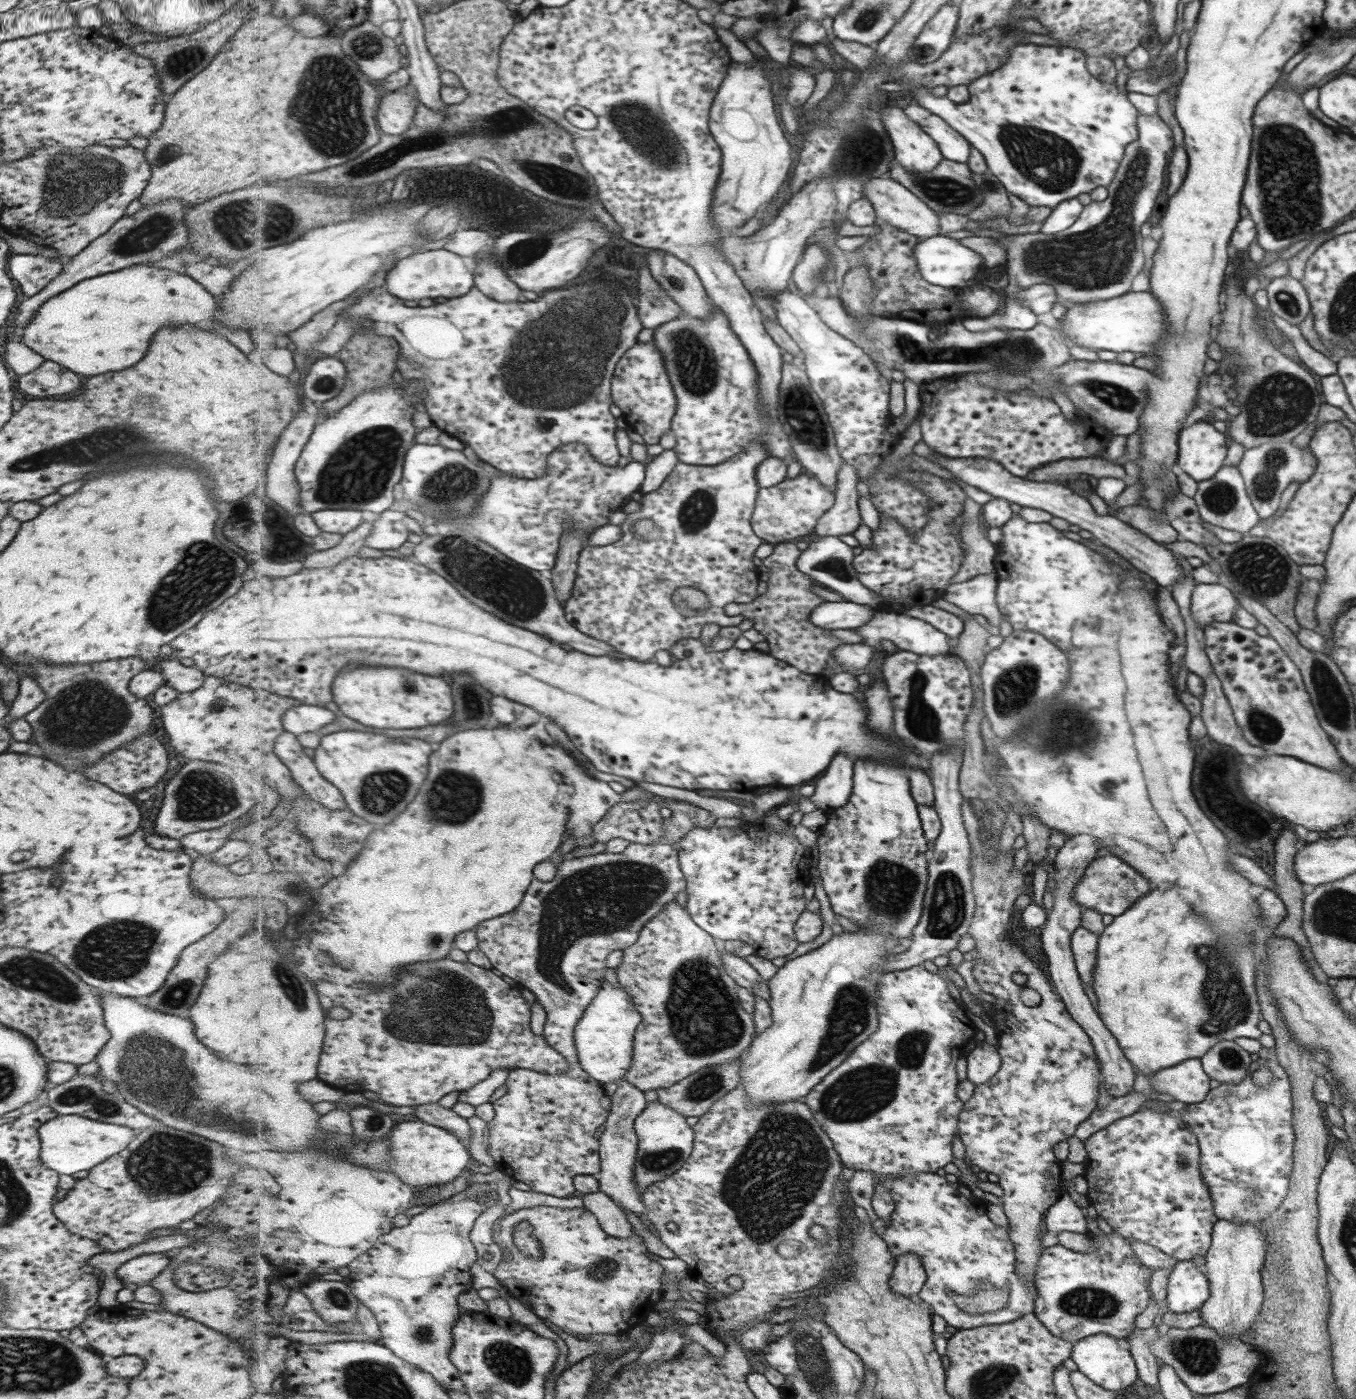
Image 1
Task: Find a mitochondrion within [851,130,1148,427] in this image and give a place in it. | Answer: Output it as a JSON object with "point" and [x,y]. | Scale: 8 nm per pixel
{"point":[1022,353]}

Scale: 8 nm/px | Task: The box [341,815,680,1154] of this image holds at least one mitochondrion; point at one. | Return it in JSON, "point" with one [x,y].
{"point":[600,900]}

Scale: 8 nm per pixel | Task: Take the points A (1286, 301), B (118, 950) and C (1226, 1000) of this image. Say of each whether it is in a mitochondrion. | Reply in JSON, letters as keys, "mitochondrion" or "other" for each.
{"A":"mitochondrion","B":"mitochondrion","C":"mitochondrion"}

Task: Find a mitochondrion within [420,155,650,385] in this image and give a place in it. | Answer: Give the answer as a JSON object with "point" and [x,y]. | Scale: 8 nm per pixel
{"point":[520,254]}

